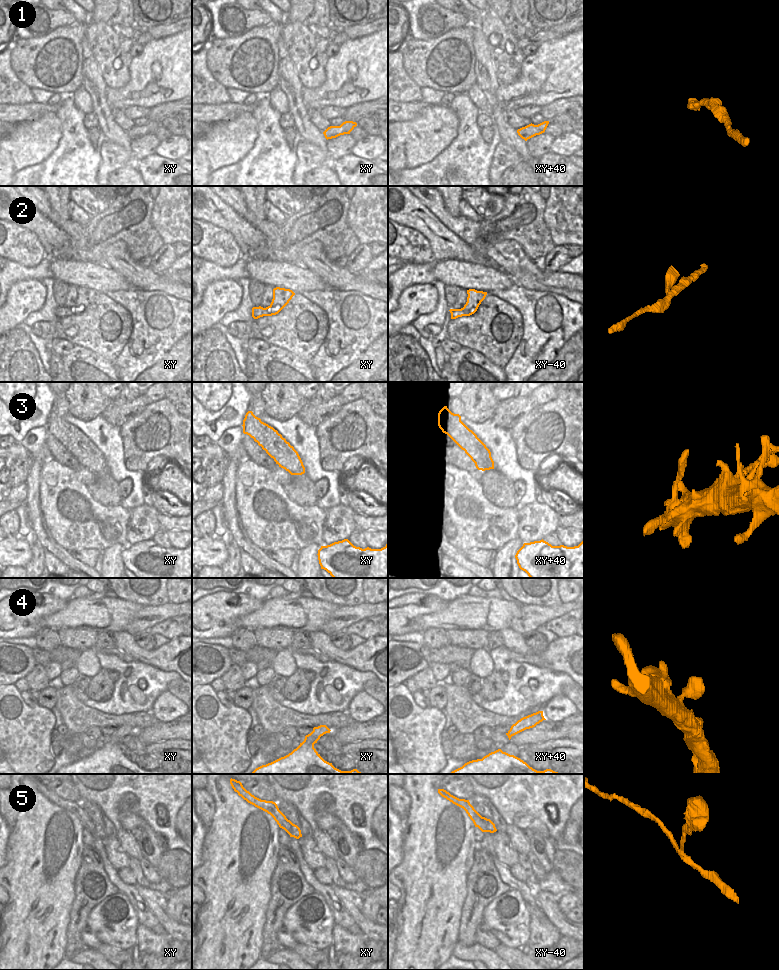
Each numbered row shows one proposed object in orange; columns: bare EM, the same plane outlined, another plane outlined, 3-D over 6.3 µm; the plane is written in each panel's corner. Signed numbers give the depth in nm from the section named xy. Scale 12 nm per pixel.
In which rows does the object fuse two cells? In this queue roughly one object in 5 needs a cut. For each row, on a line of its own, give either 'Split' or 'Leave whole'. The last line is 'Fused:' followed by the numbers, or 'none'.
1: Leave whole
2: Leave whole
3: Leave whole
4: Leave whole
5: Leave whole
Fused: none.

